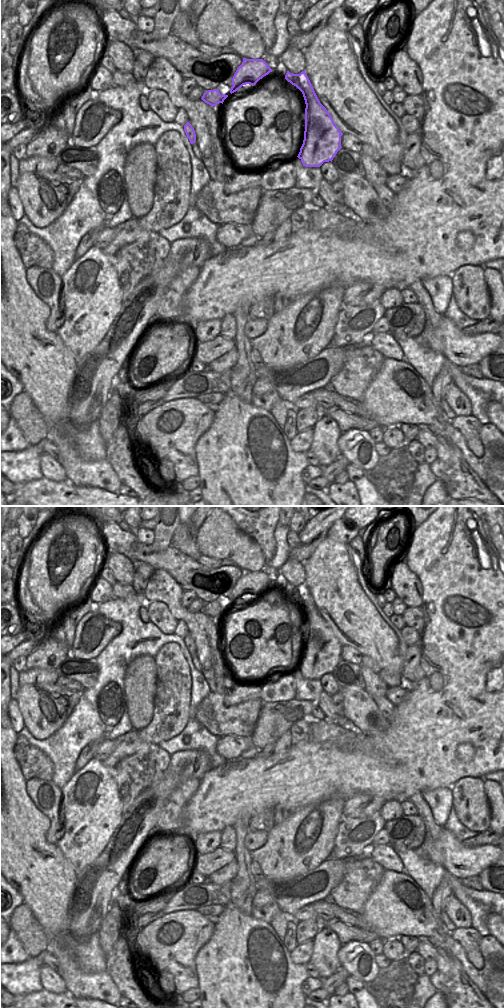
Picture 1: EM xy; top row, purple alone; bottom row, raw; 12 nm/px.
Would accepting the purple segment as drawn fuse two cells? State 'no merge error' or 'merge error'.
merge error

